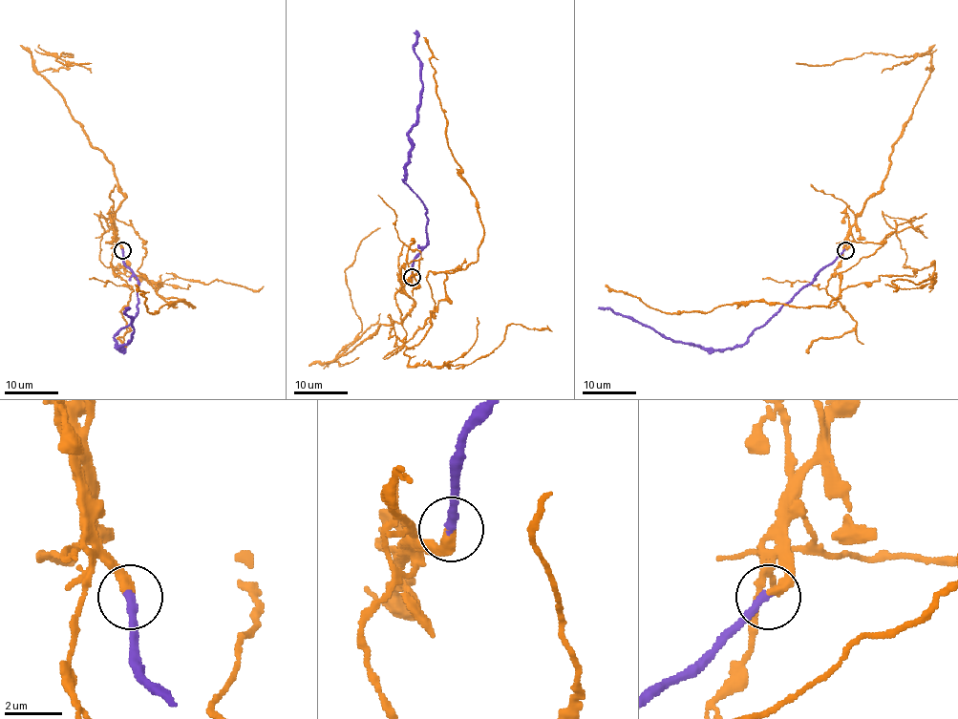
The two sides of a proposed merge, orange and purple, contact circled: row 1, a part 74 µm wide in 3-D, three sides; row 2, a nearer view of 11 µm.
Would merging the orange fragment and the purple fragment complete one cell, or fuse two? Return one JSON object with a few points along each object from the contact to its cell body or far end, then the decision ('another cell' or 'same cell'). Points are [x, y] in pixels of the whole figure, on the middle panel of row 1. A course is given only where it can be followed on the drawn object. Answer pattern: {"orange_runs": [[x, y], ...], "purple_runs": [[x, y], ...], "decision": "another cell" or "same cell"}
{"orange_runs": [[411, 278], [395, 295], [406, 336], [396, 348], [433, 316], [427, 275], [465, 269], [483, 238], [423, 37]], "purple_runs": [[411, 278], [411, 264], [427, 243], [423, 201], [403, 180], [420, 98], [417, 31]], "decision": "another cell"}

